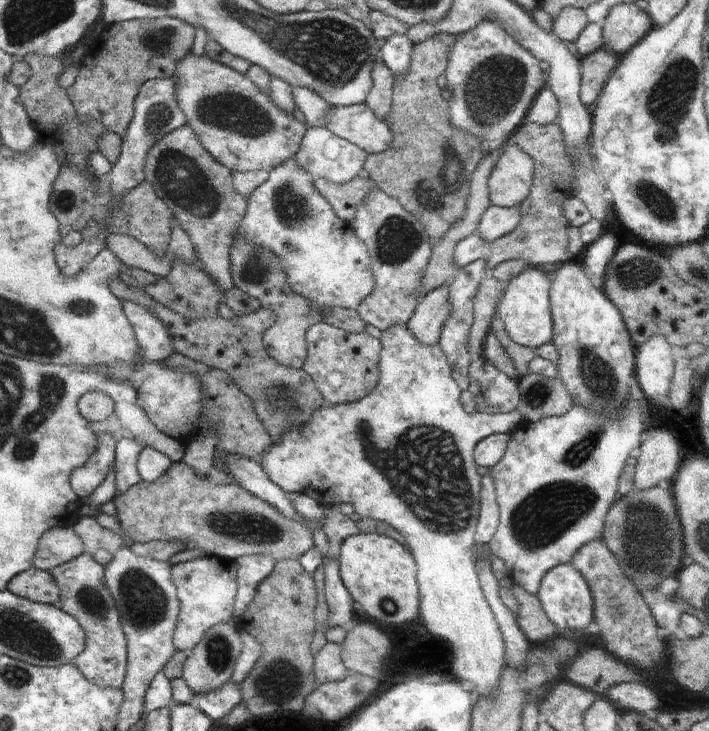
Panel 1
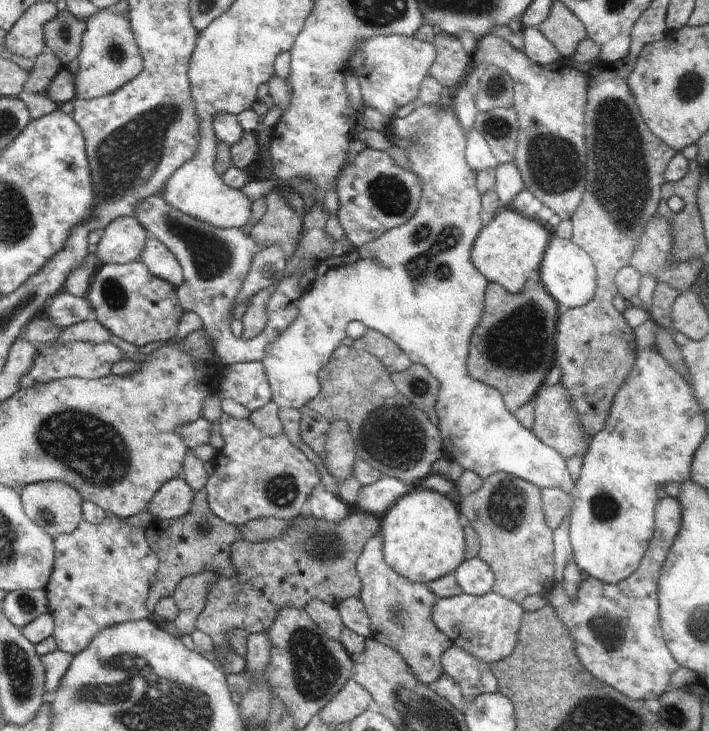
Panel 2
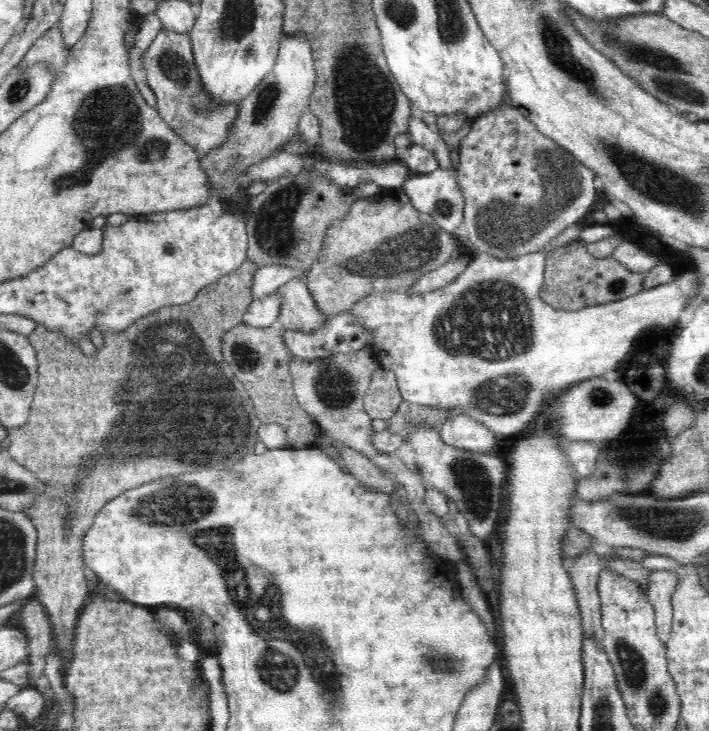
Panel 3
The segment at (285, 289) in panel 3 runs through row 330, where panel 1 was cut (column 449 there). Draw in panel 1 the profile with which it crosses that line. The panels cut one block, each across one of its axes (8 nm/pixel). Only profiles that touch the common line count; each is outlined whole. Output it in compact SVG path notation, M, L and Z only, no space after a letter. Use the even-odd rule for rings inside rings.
M447 284L422 296L408 320L408 330L412 332L412 336L416 336L416 340L420 340L420 344L437 344L441 338L442 326L450 316L450 310L452 306Z

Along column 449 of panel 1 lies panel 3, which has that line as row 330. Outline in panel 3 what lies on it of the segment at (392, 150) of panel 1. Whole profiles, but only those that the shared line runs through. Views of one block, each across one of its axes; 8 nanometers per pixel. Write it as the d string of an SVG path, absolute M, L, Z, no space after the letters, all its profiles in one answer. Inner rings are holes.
M246 260L240 268L231 272L230 275L224 276L220 278L220 281L200 290L196 299L193 299L189 304L166 307L147 317L139 318L138 321L134 321L128 326L126 330L106 332L106 334L103 334L104 346L98 348L94 355L84 355L77 345L75 346L71 342L66 342L65 334L47 330L47 326L44 325L37 325L34 333L29 337L31 346L37 352L38 361L38 382L34 391L30 418L22 426L7 432L5 437L10 441L7 447L10 456L18 464L24 466L26 470L29 470L32 476L35 476L47 486L47 489L39 497L36 497L29 507L26 507L22 511L29 517L32 524L35 524L37 530L38 544L36 544L35 568L32 573L35 586L33 599L40 601L44 605L48 617L50 617L53 634L51 647L58 649L62 653L62 657L64 657L64 670L67 670L73 659L73 638L78 620L78 612L83 607L86 596L92 593L92 591L88 591L88 586L86 585L86 574L84 574L85 562L84 557L82 557L82 552L84 534L90 530L90 526L92 526L98 510L124 491L136 488L147 482L152 482L152 480L162 478L162 476L177 475L204 469L232 469L232 466L239 462L242 456L246 456L246 454L250 454L250 450L254 450L254 446L257 443L255 441L257 430L261 422L256 417L256 413L254 413L254 404L248 391L237 380L231 366L225 361L222 348L224 334L227 334L235 326L242 324L243 316L254 300L252 293L254 274L260 268L261 266L256 266L254 261Z

